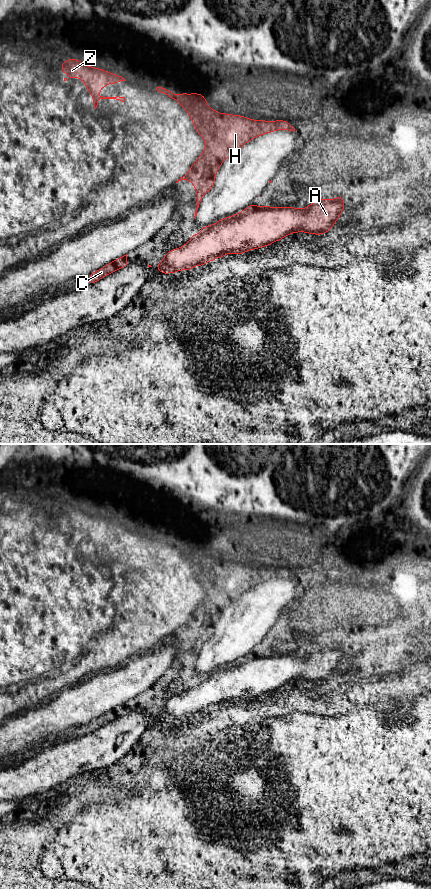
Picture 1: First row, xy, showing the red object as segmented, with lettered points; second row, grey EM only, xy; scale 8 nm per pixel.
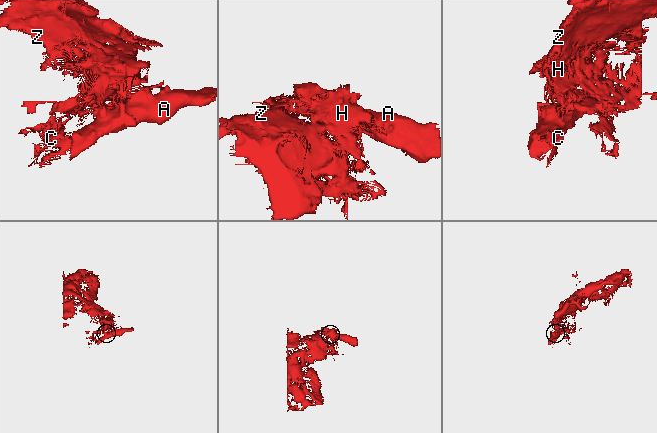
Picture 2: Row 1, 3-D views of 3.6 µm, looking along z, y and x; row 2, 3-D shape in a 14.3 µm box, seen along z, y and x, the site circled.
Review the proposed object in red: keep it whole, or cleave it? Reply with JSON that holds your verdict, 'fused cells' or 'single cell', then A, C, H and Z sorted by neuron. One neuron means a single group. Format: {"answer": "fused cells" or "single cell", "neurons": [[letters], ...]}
{"answer": "fused cells", "neurons": [["A"], ["C", "H", "Z"]]}

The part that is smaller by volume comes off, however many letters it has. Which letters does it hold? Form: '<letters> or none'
A

